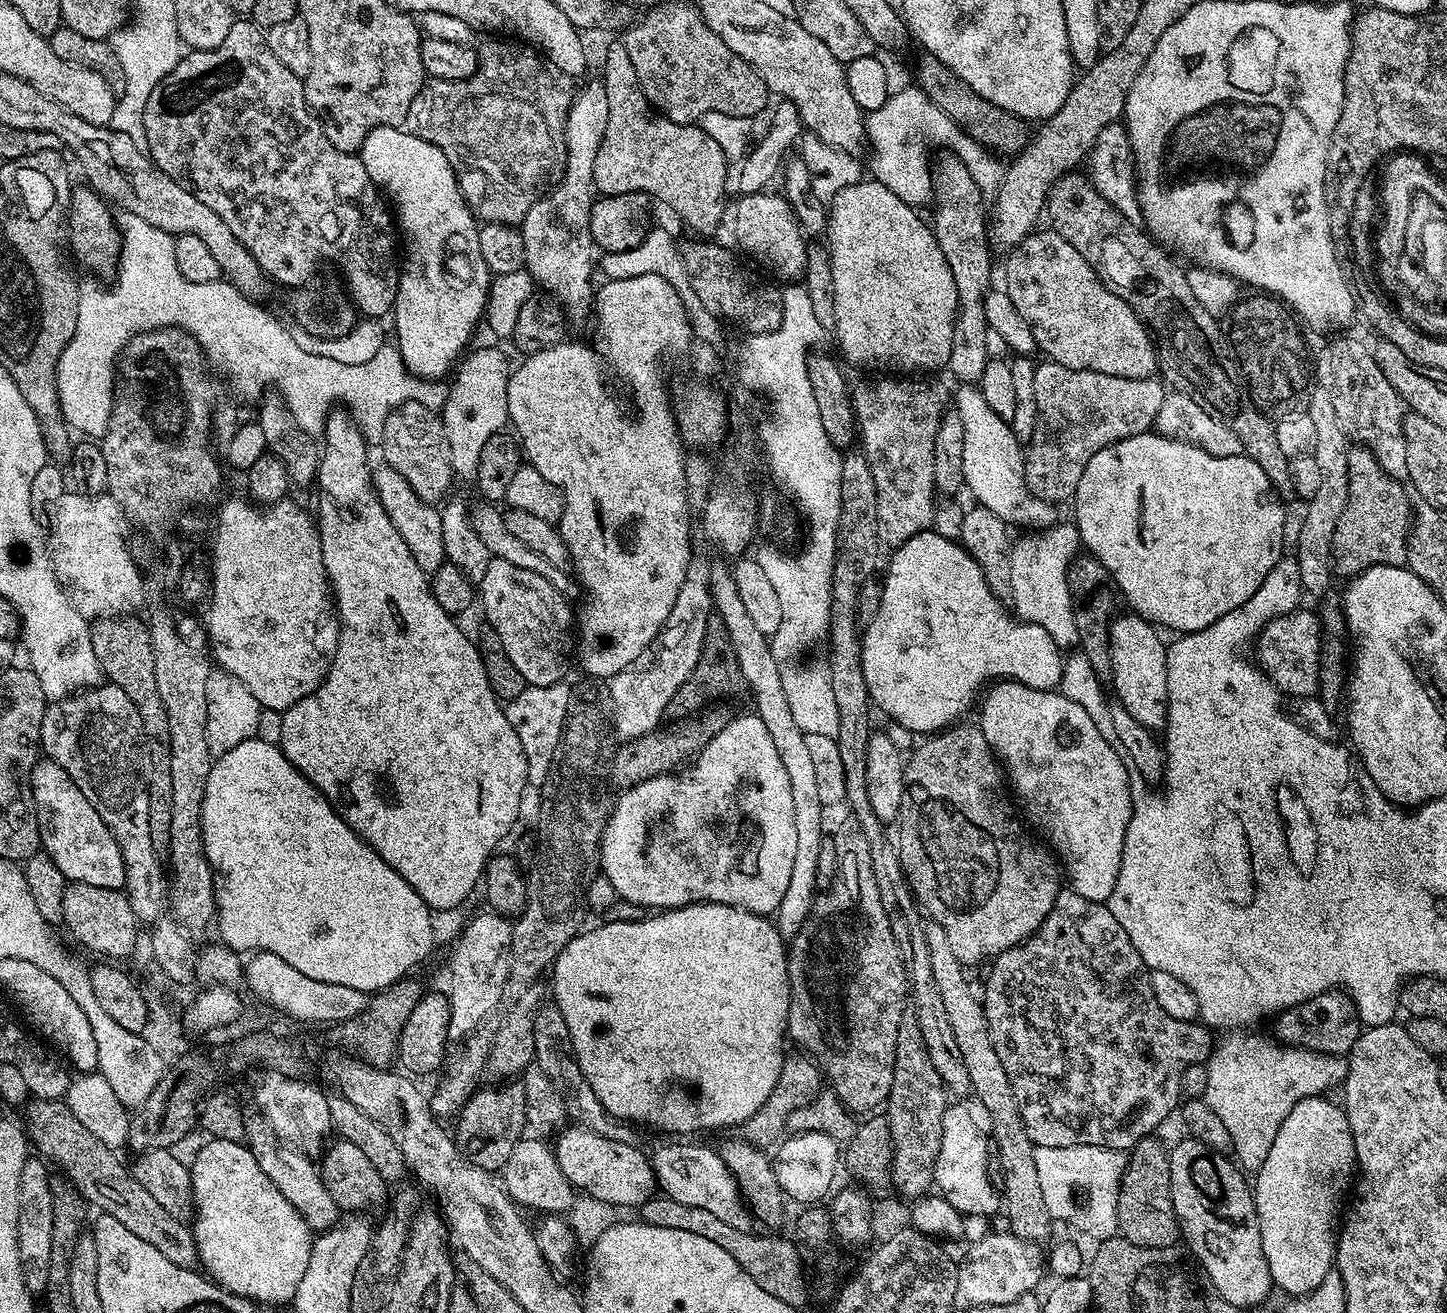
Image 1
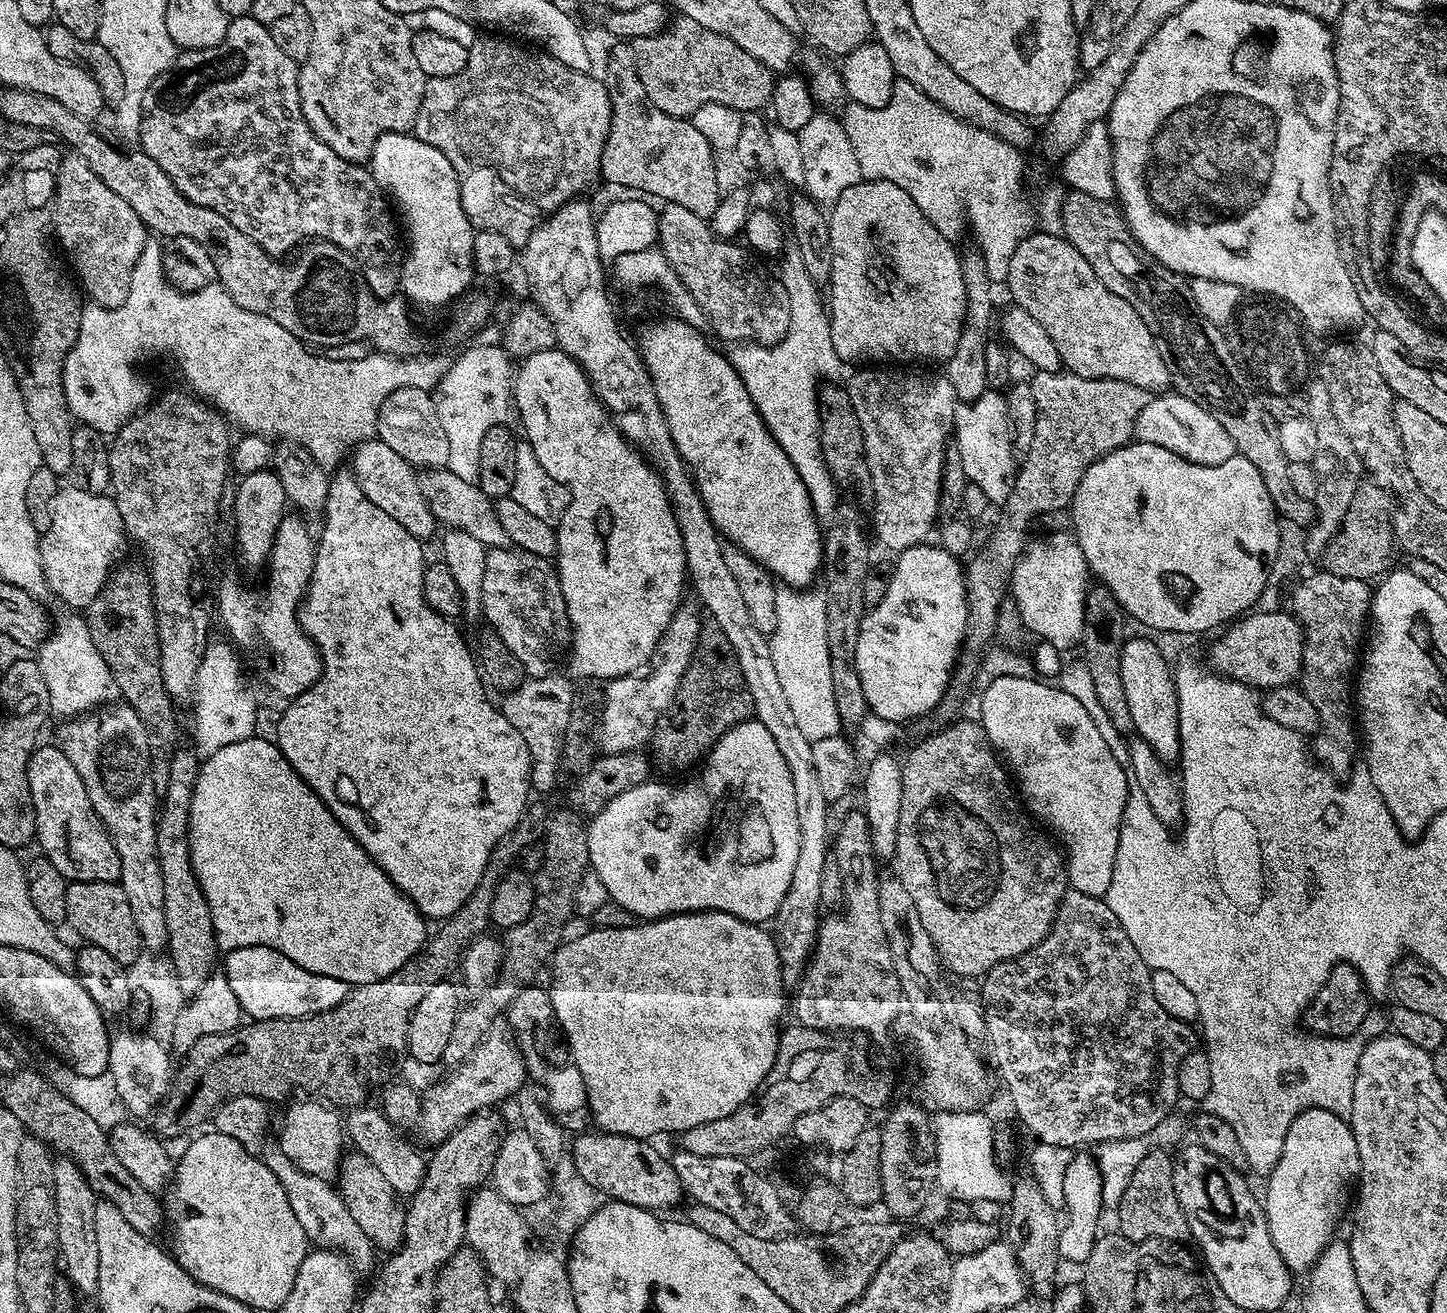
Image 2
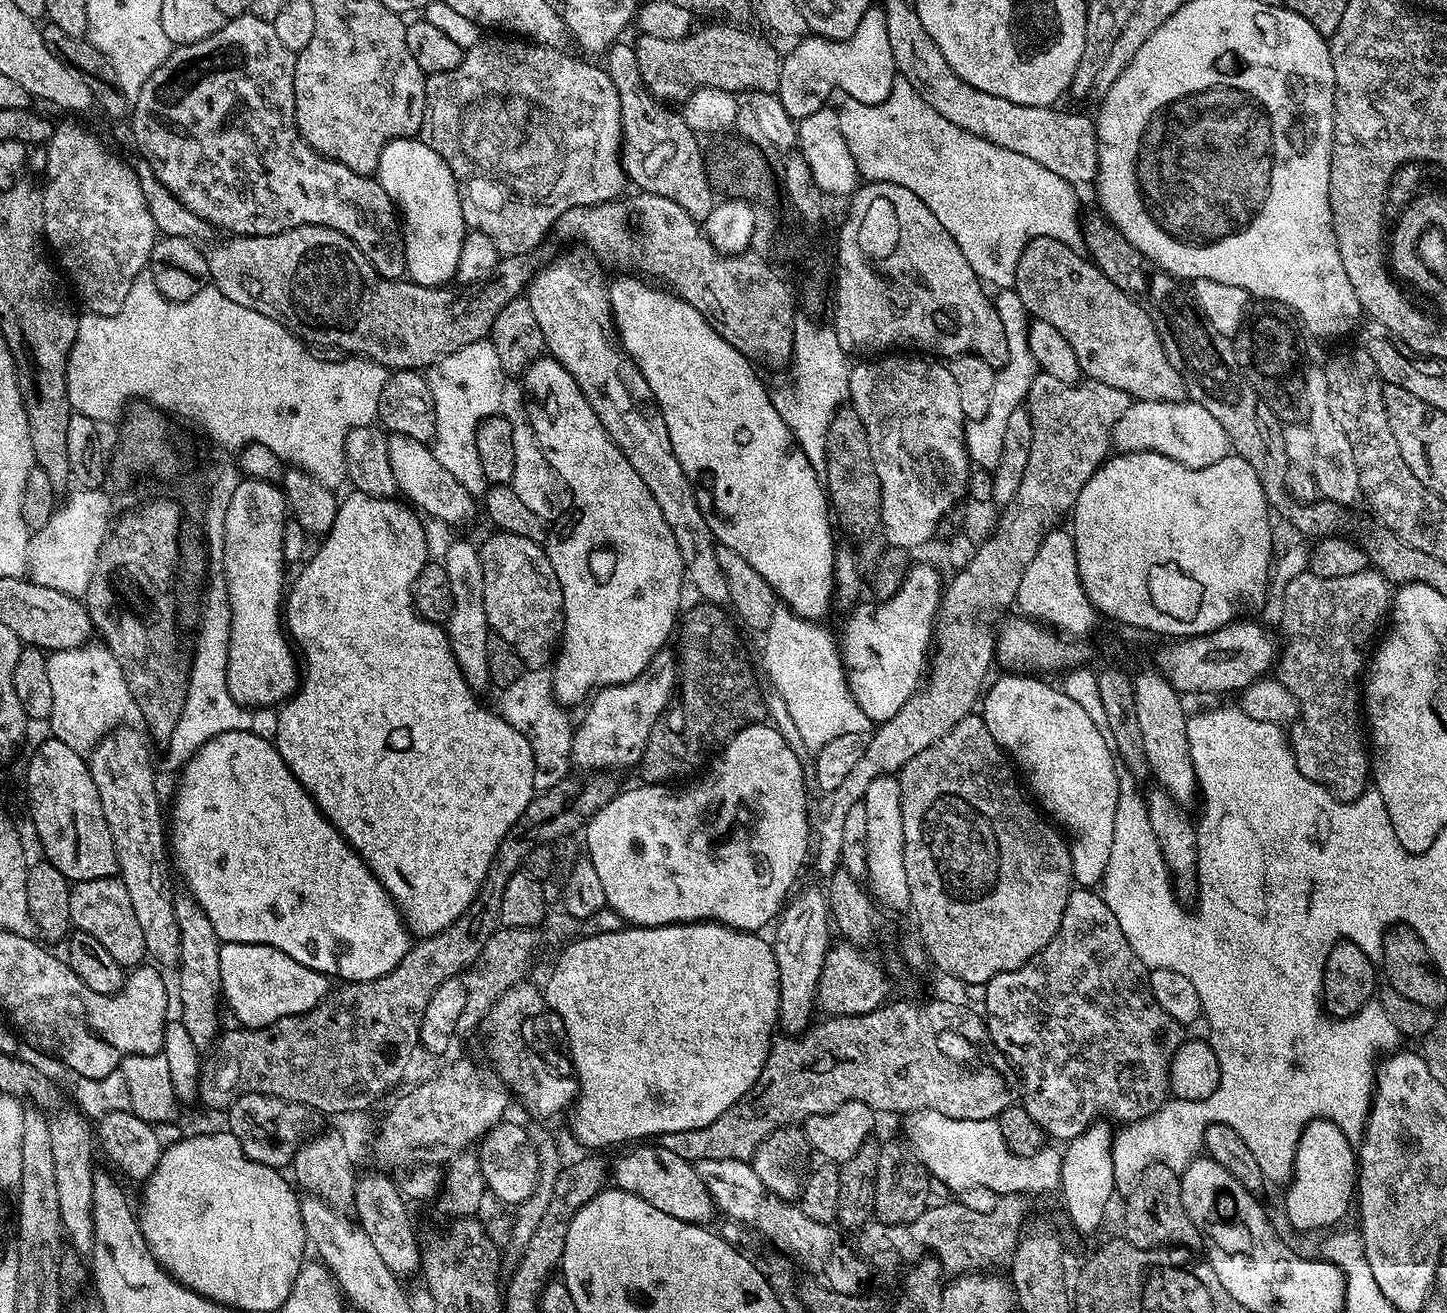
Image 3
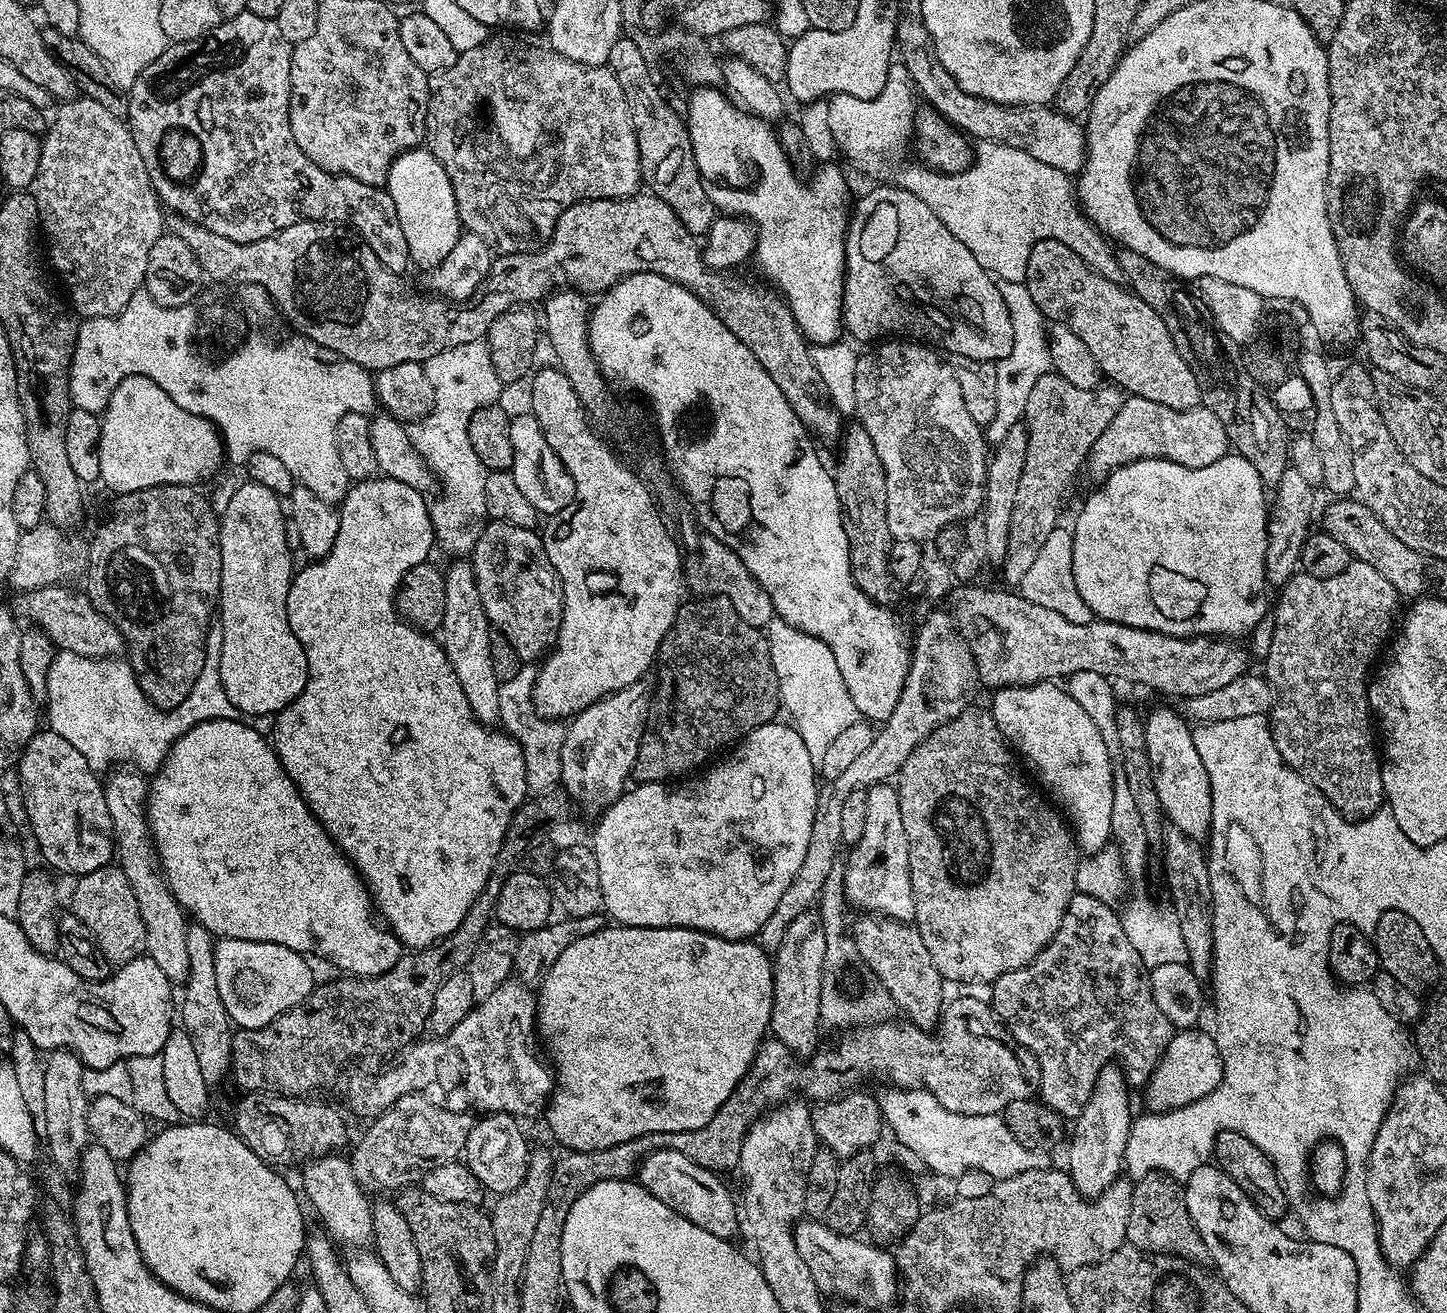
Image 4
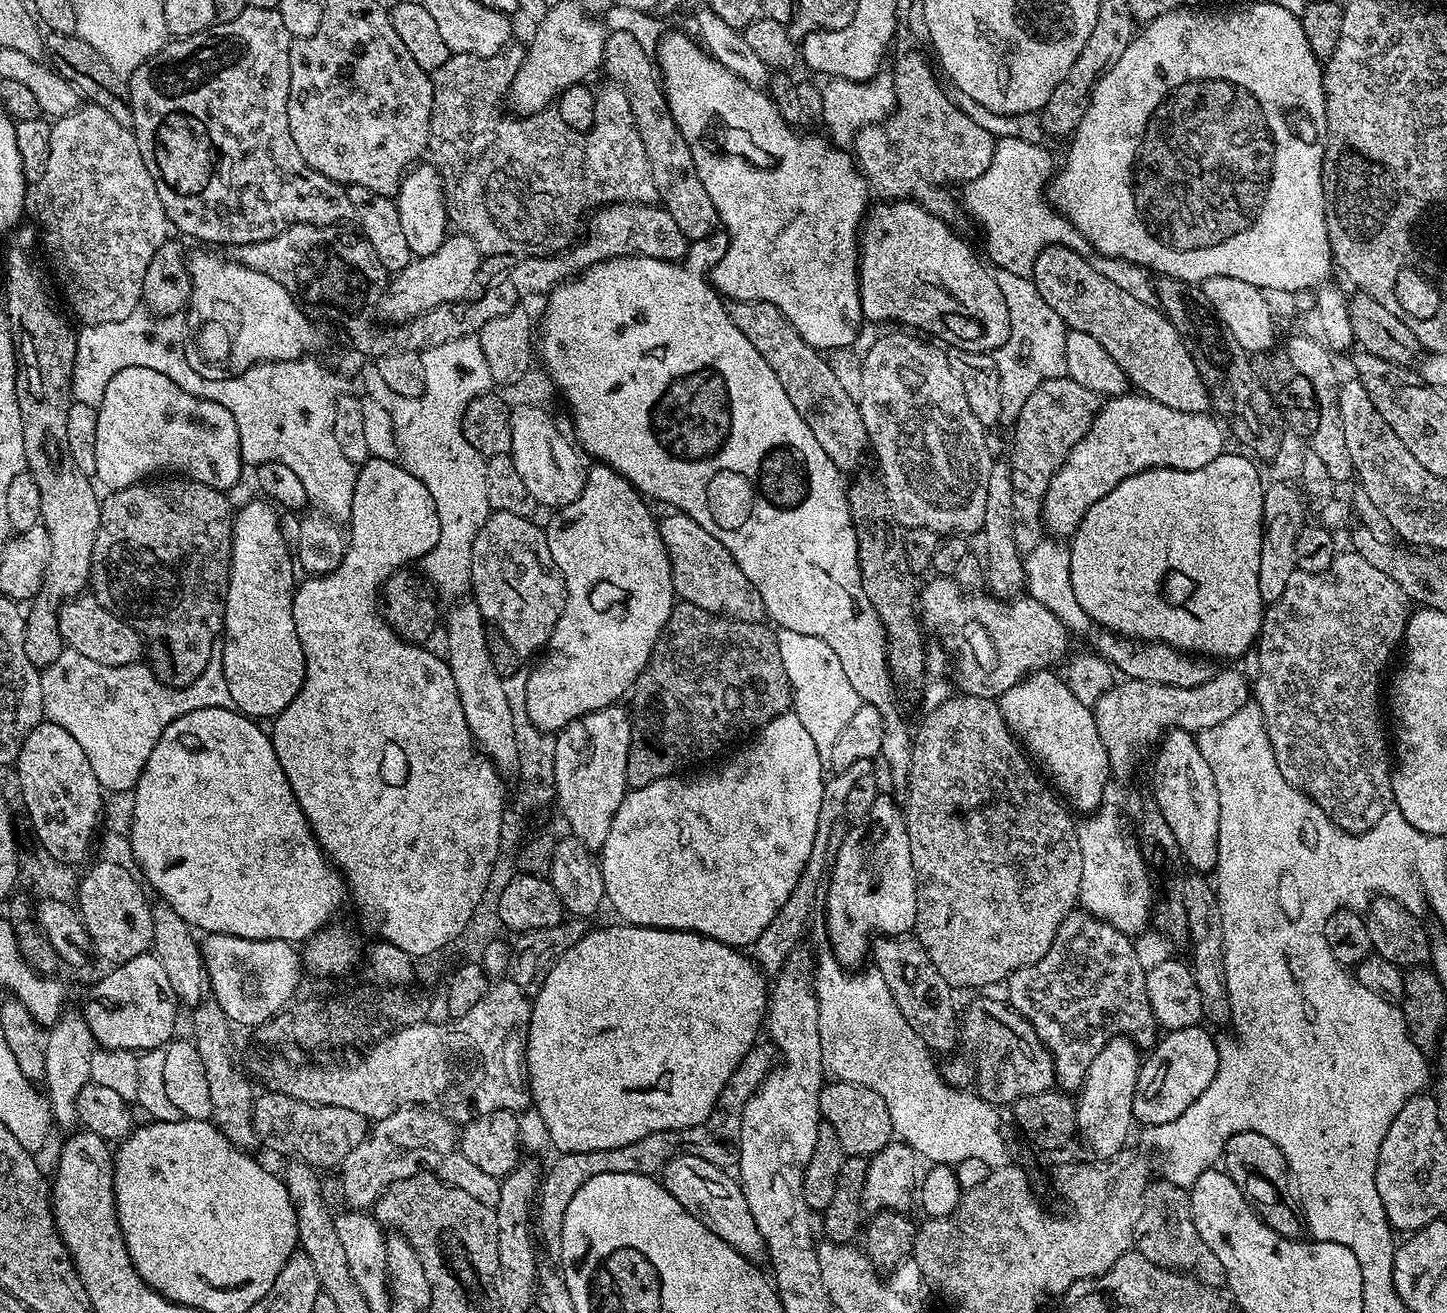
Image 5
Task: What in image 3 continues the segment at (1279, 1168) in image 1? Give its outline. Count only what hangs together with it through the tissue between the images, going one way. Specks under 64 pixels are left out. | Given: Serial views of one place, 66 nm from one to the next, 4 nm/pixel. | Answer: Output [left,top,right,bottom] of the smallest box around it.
[1284,1120,1358,1229]

